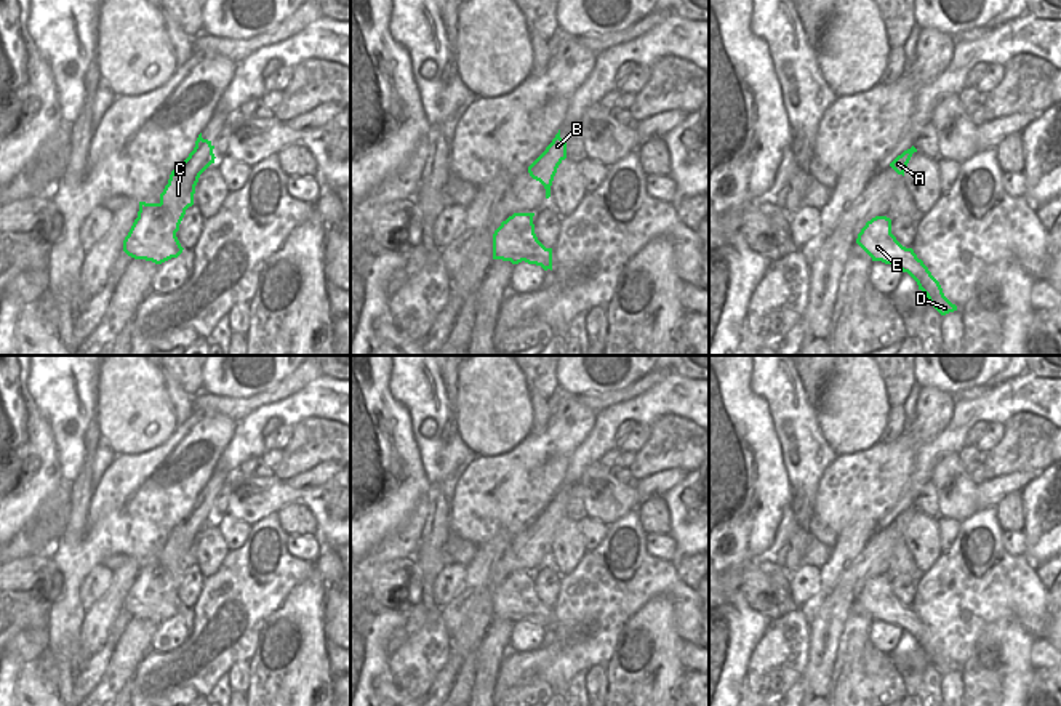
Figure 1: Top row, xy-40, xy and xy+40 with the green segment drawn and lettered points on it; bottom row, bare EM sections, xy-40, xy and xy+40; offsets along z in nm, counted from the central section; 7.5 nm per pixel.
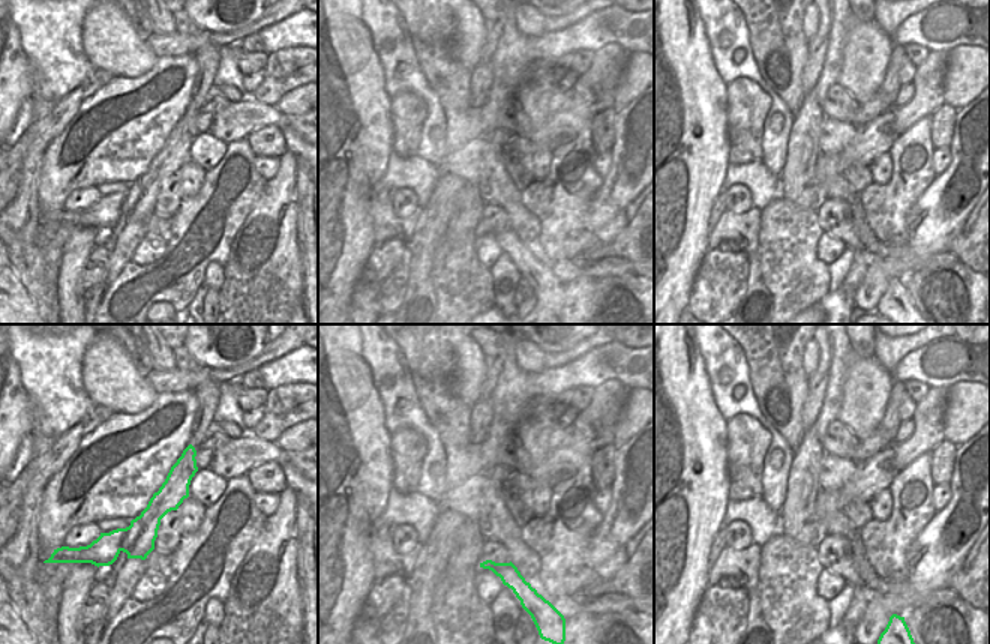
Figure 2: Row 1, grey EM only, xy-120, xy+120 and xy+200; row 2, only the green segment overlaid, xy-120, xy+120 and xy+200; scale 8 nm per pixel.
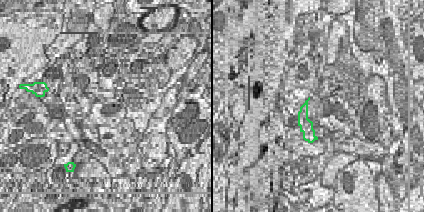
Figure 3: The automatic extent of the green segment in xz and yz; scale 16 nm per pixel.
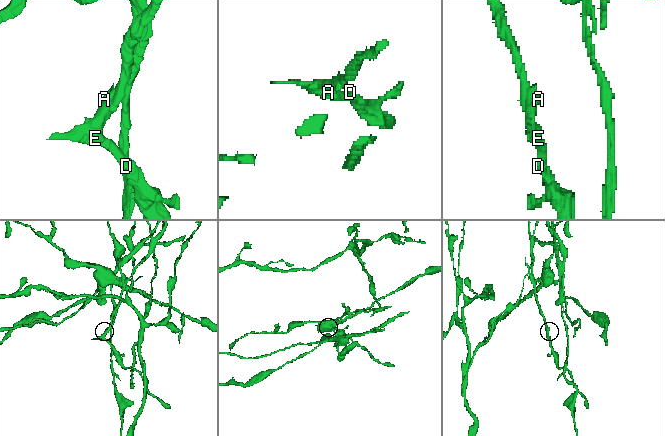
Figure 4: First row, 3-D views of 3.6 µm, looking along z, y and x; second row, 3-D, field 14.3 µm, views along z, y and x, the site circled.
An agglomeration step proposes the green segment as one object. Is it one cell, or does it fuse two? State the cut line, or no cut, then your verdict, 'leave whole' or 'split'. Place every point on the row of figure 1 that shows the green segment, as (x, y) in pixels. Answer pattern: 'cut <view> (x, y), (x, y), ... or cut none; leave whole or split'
cut xy-40 (157, 204), (170, 215), (170, 221), (159, 232), (176, 231); split

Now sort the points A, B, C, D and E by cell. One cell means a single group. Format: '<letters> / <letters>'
A B C / D E

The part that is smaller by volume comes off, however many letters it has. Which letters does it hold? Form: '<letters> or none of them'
D, E.

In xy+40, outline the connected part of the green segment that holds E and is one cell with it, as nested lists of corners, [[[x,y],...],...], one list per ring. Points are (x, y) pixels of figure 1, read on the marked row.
[[[875,216],[867,221],[858,234],[856,243],[872,261],[882,261],[907,272],[941,315],[957,311],[957,306],[944,296],[939,282],[931,275],[923,261],[917,258],[912,248],[903,247],[891,234],[891,219]]]

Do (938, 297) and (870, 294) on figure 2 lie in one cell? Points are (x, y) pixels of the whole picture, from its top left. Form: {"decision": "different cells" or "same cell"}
{"decision": "different cells"}

